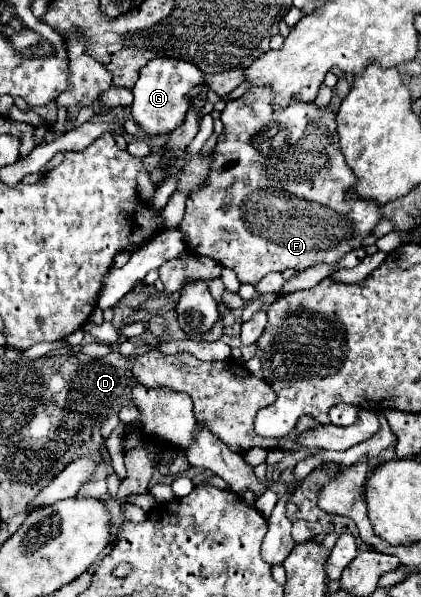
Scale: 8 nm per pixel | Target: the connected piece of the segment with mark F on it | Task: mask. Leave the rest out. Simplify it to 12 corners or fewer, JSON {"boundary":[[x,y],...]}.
{"boundary":[[221,111],[189,249],[259,283],[359,249],[381,207],[335,113]]}

